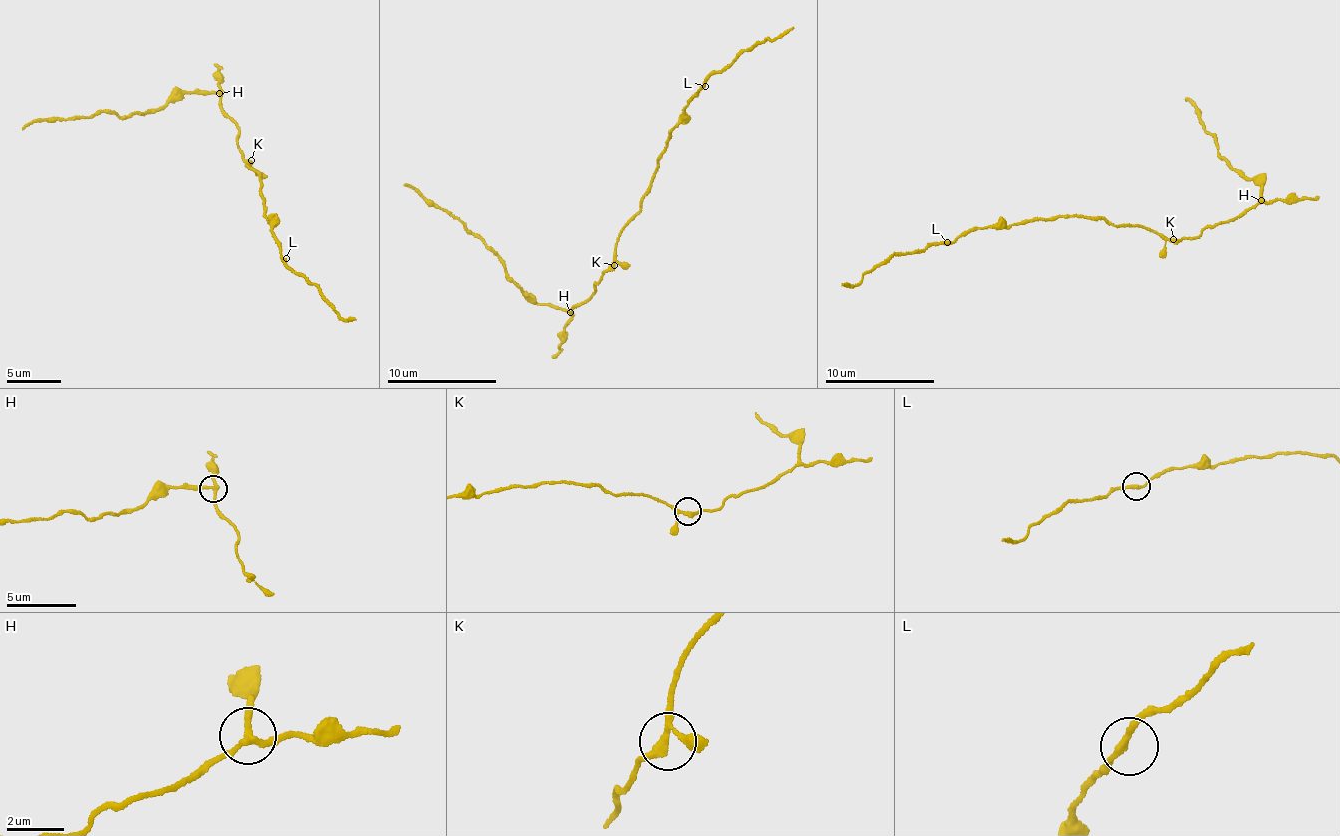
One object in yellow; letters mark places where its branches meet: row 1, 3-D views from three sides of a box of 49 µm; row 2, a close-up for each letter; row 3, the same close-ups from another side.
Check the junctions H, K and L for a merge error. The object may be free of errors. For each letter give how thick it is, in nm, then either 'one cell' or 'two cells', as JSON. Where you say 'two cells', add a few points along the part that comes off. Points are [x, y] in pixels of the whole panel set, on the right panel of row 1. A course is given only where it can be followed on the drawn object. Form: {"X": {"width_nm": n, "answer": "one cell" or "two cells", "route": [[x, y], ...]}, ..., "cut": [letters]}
{"H": {"width_nm": 190, "answer": "two cells", "route": [[1260, 199], [1263, 183], [1229, 168], [1217, 144], [1202, 128], [1201, 112], [1191, 101], [1186, 102]]}, "K": {"width_nm": 200, "answer": "one cell"}, "L": {"width_nm": 240, "answer": "one cell"}, "cut": ["H"]}

